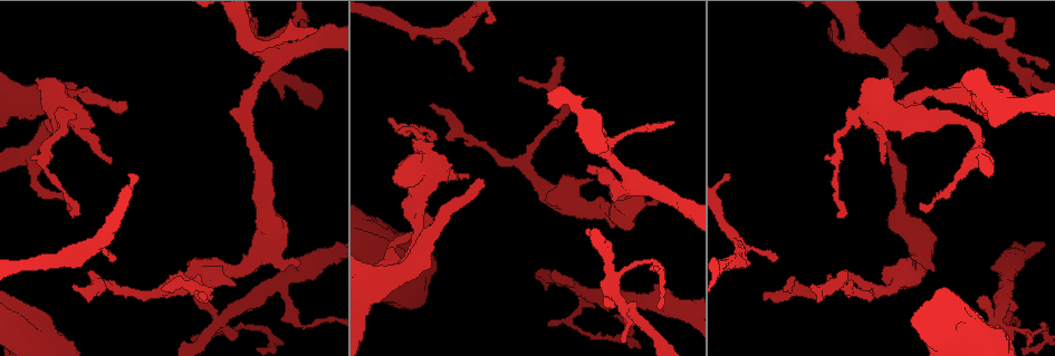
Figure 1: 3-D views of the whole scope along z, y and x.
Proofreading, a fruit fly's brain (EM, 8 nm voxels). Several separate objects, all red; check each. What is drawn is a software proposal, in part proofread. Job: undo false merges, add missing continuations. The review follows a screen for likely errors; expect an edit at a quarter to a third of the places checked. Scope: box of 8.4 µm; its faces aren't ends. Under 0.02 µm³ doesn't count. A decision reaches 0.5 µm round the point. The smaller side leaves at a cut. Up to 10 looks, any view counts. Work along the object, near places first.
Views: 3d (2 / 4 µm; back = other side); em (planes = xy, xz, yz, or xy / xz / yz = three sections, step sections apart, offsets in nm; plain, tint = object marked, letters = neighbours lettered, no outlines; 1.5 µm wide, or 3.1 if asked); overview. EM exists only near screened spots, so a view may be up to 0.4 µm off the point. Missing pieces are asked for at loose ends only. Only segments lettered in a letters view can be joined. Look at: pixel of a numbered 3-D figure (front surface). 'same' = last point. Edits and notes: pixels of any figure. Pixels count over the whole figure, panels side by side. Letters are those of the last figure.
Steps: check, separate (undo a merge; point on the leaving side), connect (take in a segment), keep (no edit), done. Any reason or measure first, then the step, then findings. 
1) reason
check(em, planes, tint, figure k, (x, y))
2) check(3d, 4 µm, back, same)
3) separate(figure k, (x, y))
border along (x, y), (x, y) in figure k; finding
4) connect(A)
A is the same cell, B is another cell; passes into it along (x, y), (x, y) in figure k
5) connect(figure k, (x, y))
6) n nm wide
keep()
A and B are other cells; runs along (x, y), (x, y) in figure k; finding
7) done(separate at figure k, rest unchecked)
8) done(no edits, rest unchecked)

tapers out
check(em, yz, step 8, tint, figure 1, (1016, 30))

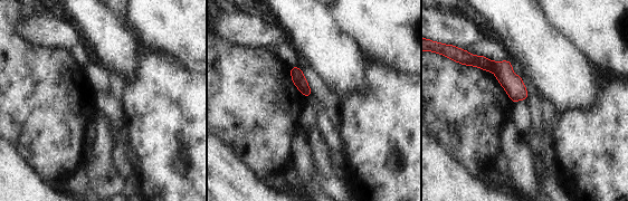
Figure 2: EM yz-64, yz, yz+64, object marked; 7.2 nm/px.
check(em, xz, step 4, letters, same)

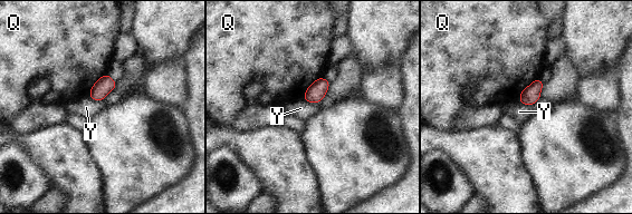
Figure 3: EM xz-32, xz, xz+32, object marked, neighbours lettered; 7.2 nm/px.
keep()
Q and Y are other cells; border along (88, 95), (93, 99), (103, 100) in figure 3; none of them fits

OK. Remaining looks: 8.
check(em, planes, letters, figure 1, (486, 22))

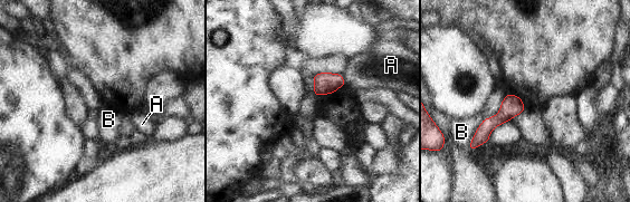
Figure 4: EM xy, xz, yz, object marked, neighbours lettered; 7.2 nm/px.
keep()
A and B are other cells; border along (485, 118), (468, 147) in figure 4; none of them fits

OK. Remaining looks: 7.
thin end
check(em, planes, letters, figure 1, (922, 204))

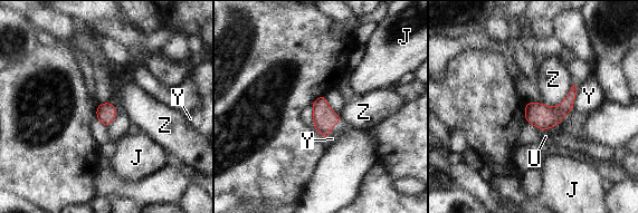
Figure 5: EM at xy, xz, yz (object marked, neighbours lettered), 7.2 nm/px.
Z touches over 280 nm
keep()
J, U, Y and Z are other cells; no lettered segment goes on from it

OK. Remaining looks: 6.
thin arm on a thick one
check(em, planes, tint, figure 1, (1007, 277))

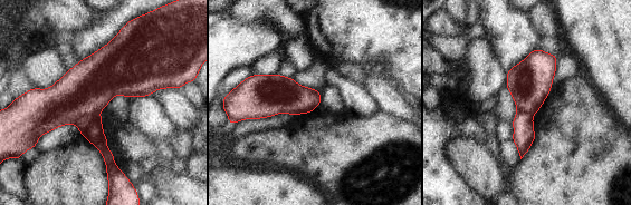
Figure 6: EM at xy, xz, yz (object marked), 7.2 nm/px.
see the neighbours
check(em, planes, letters, same)

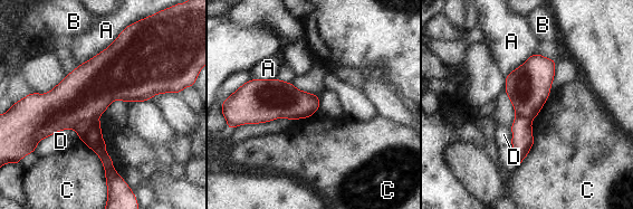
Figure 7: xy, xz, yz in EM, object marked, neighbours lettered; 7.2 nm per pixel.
separate(figure 7, (89, 132))
A, B, C and D are other cells; a second neuron is stuck on

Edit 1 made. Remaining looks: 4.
done(separate at figure 7, rest unchecked)

